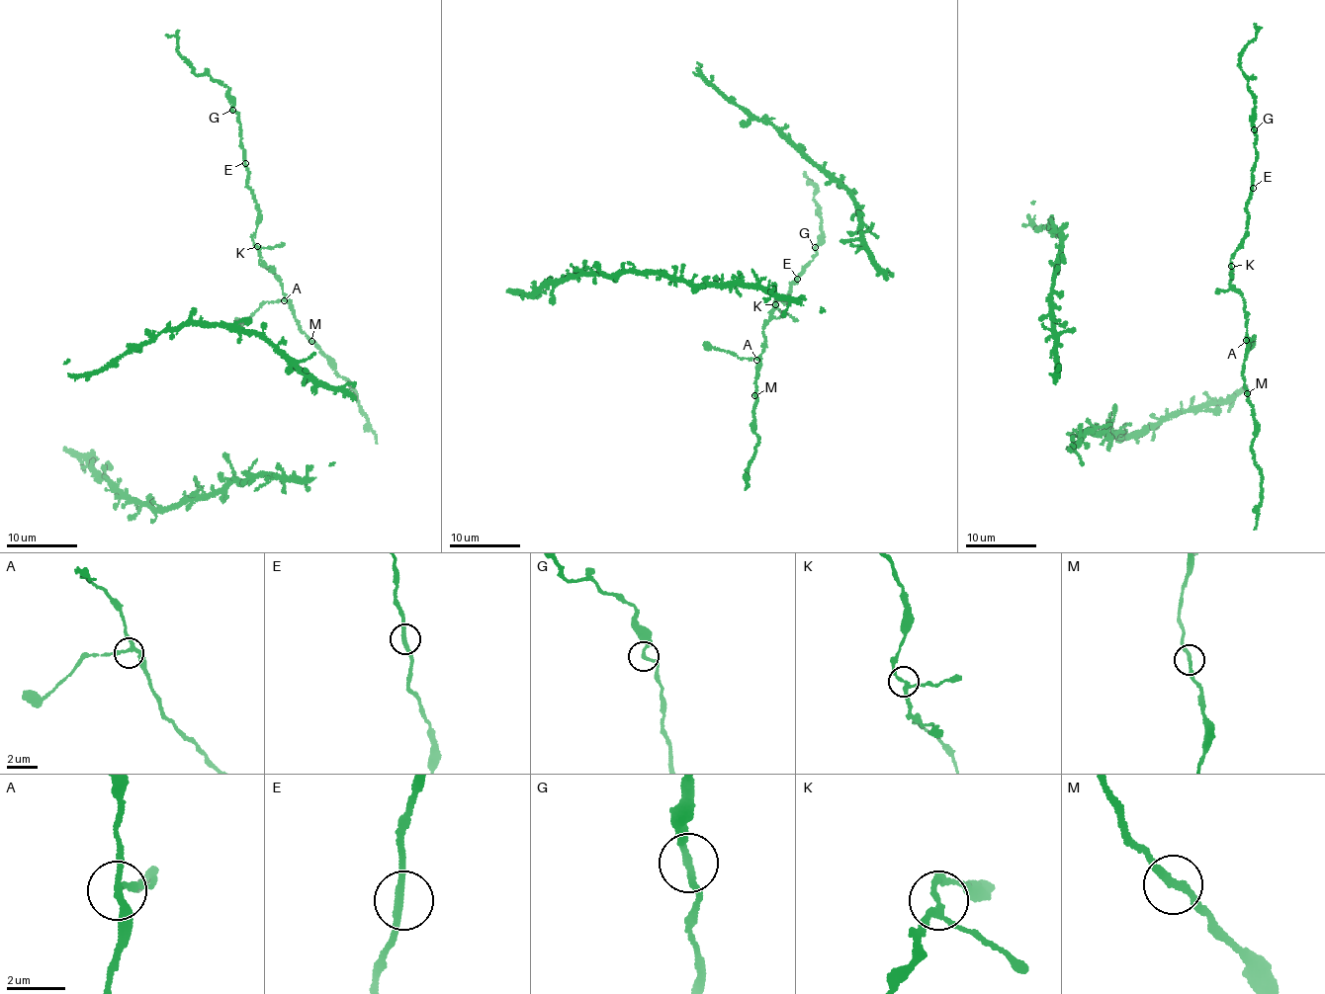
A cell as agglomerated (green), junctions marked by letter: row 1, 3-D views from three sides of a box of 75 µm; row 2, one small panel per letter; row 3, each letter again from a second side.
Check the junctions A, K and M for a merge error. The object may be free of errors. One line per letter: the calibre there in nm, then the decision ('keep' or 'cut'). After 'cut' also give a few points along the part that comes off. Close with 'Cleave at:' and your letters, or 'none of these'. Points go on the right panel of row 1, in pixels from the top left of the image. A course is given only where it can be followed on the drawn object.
A: 170 nm thick; keep
K: 190 nm thick; keep
M: 240 nm thick; keep
Cleave at: none of these

